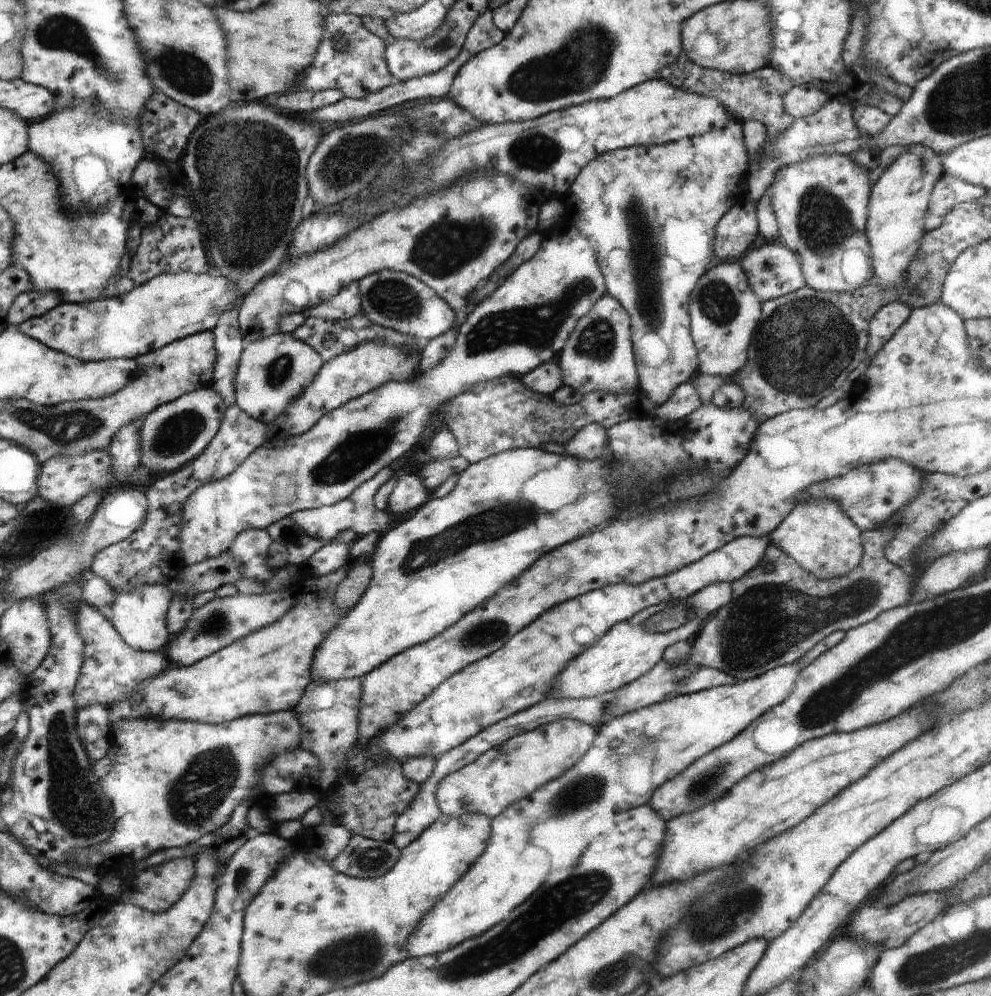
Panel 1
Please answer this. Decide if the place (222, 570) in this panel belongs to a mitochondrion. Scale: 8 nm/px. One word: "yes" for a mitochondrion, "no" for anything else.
no

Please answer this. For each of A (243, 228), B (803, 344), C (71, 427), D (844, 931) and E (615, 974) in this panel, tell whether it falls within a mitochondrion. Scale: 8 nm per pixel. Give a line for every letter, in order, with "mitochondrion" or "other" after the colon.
A: mitochondrion
B: mitochondrion
C: mitochondrion
D: other
E: mitochondrion

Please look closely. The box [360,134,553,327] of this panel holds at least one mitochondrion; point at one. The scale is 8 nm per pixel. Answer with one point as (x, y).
(445, 249)

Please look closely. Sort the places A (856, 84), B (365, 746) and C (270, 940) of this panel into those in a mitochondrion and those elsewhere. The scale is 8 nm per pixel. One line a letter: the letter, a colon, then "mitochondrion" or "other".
A: other
B: other
C: other

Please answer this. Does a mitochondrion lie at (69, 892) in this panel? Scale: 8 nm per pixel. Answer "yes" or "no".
no

